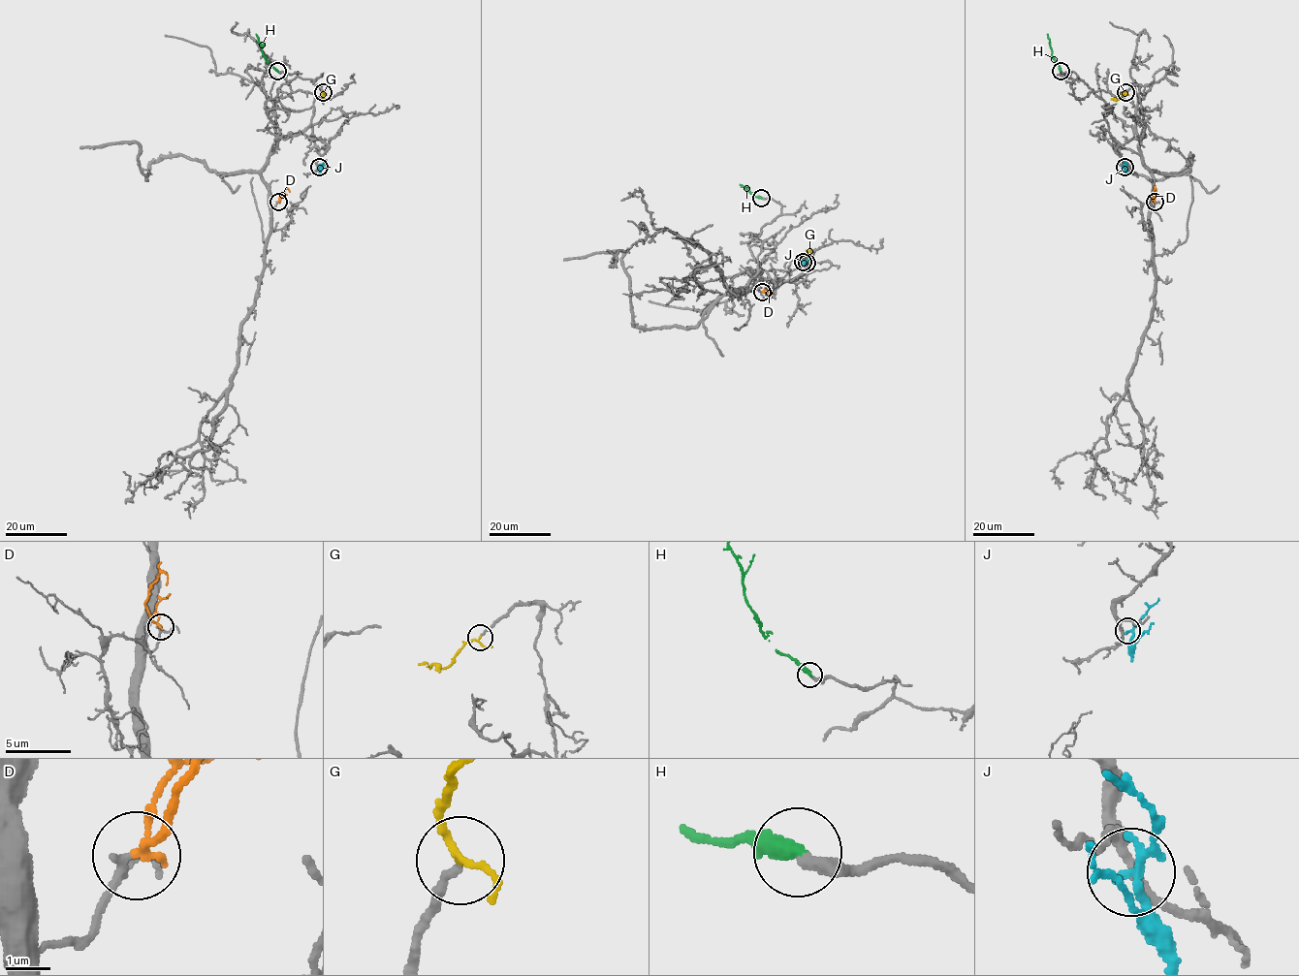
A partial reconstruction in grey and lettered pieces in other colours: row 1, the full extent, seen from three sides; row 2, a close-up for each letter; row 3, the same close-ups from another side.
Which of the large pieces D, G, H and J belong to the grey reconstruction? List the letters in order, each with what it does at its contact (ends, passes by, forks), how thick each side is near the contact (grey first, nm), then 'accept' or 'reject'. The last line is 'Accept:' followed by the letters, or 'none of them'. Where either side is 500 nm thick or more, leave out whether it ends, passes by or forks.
D: it ends there; 150 nm thick on the grey side, 220 nm on the other; accept
G: it passes by; 180 nm thick on the grey side, 130 nm on the other; accept
H: it ends there; 280 nm thick on the grey side, 380 nm on the other; accept
J: it passes by; 140 nm thick on the grey side, 170 nm on the other; reject
Accept: D, G, H

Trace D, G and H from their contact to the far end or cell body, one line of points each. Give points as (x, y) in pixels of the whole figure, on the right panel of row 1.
D: (1155, 201), (1152, 192), (1156, 189), (1156, 192)
G: (1125, 92), (1118, 99), (1111, 99)
H: (1060, 71), (1052, 55), (1047, 34)

